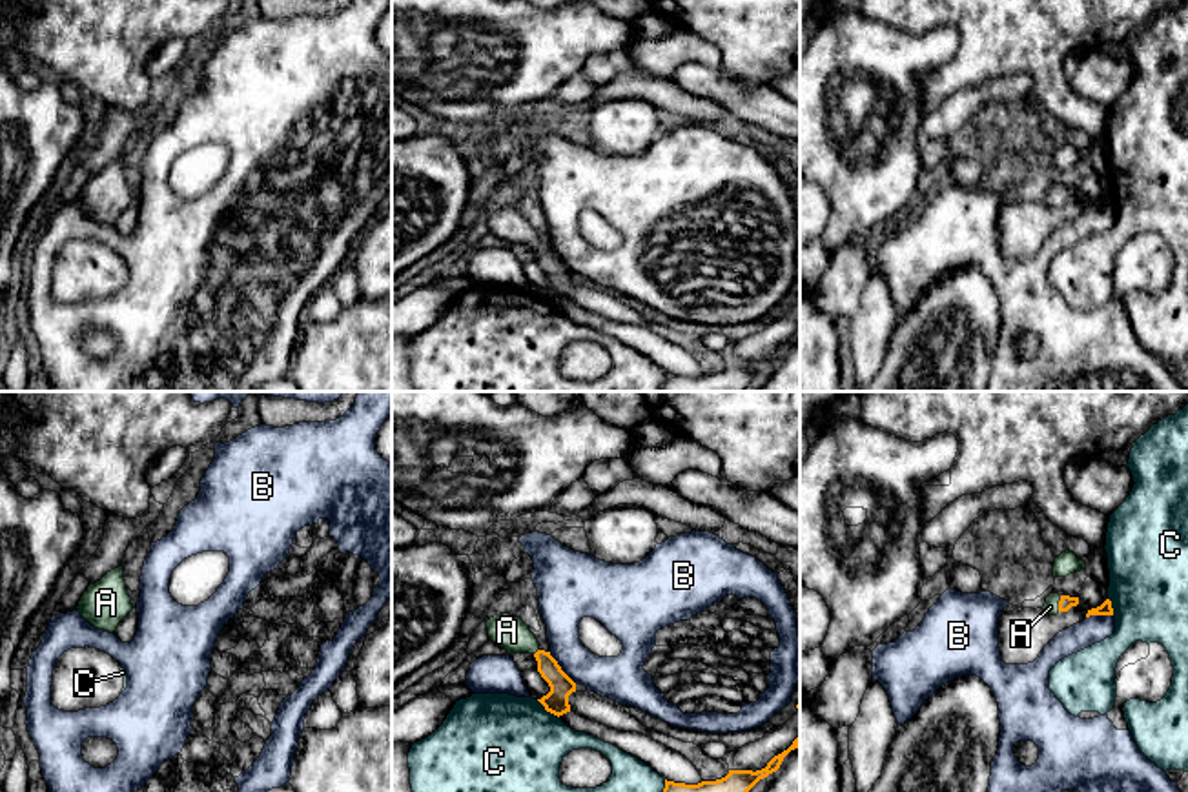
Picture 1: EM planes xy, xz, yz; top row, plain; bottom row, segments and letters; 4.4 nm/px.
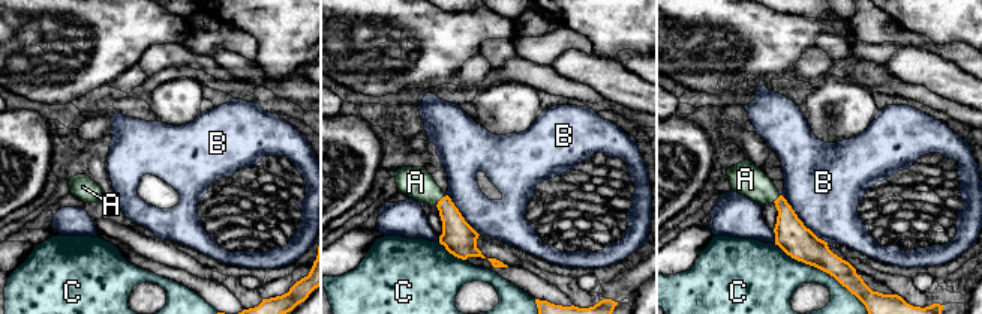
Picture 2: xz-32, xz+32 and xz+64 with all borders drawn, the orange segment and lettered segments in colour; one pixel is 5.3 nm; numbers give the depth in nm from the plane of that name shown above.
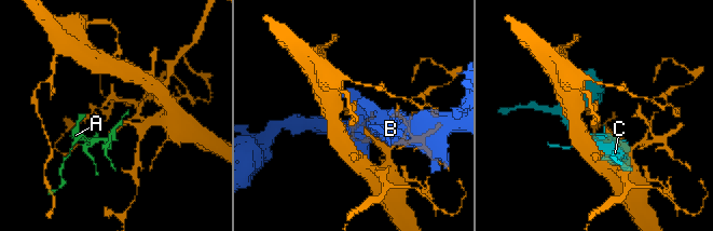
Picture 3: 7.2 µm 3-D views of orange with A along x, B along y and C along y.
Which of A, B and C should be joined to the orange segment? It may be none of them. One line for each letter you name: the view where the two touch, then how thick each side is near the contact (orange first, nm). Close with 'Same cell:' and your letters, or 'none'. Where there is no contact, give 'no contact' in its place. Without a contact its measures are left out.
A: yz | 60/70 nm
Same cell: A

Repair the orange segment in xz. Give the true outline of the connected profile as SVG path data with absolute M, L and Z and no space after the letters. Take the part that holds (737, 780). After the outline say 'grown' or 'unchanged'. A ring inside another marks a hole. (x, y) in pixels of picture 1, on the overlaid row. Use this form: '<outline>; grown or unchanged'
M800 736L782 754L774 756L762 770L729 770L729 774L716 781L702 781L698 785L674 783L665 779L663 792L749 792L760 779L776 772L783 757L800 746Z; unchanged

